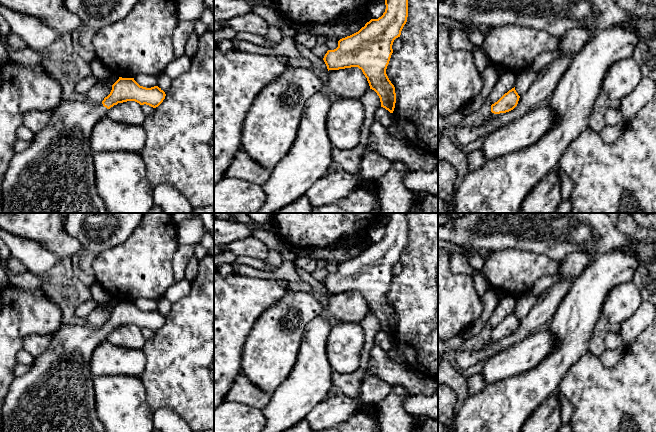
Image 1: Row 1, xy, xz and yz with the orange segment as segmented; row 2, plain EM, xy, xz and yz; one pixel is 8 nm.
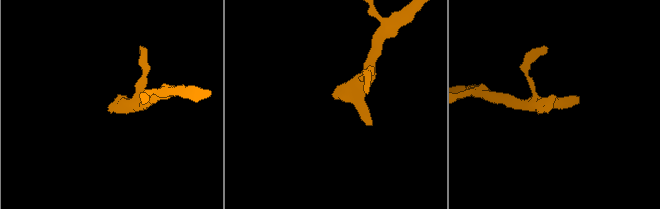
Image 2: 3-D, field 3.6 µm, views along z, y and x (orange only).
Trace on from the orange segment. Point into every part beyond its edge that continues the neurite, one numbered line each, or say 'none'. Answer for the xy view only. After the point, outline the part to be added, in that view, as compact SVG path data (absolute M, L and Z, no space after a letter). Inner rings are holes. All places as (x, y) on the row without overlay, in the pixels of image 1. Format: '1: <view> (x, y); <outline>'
1: xy (57, 394); M62 324L52 333L48 349L34 358L30 370L16 377L4 399L2 432L106 432L95 409L95 393L90 362L94 349L107 338L102 326Z

